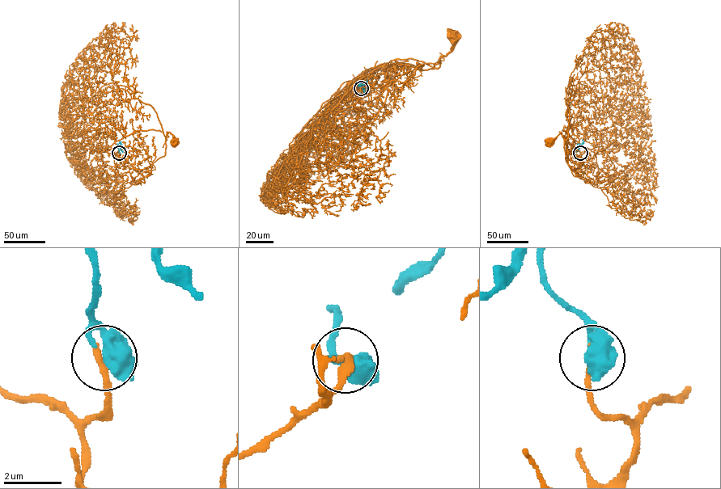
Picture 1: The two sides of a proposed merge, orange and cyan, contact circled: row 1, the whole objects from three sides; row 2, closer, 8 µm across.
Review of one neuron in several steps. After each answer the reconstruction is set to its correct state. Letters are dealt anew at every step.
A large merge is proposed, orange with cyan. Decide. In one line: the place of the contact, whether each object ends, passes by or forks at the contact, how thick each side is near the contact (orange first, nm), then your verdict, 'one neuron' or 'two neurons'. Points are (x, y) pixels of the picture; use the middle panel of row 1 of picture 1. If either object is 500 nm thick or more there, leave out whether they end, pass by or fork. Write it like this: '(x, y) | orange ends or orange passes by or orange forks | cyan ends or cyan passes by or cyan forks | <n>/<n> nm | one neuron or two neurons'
(361, 88) | 220/550 nm | one neuron

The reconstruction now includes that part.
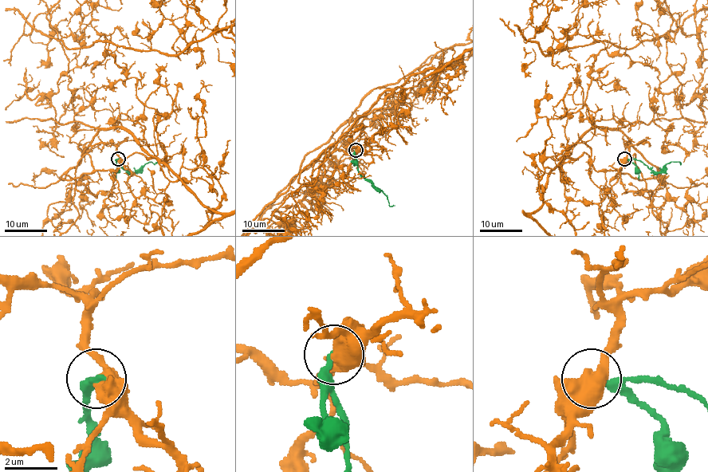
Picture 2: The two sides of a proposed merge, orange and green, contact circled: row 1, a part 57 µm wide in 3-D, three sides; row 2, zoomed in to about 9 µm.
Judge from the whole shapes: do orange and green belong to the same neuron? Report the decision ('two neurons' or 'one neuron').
two neurons

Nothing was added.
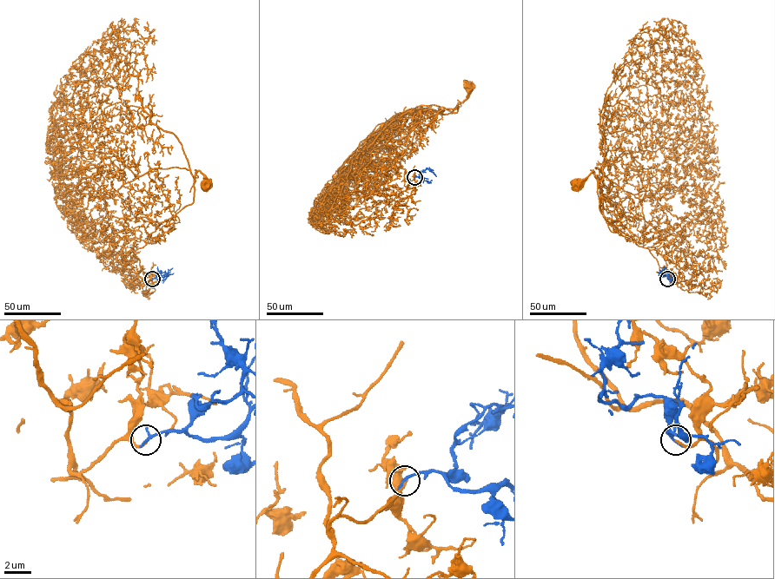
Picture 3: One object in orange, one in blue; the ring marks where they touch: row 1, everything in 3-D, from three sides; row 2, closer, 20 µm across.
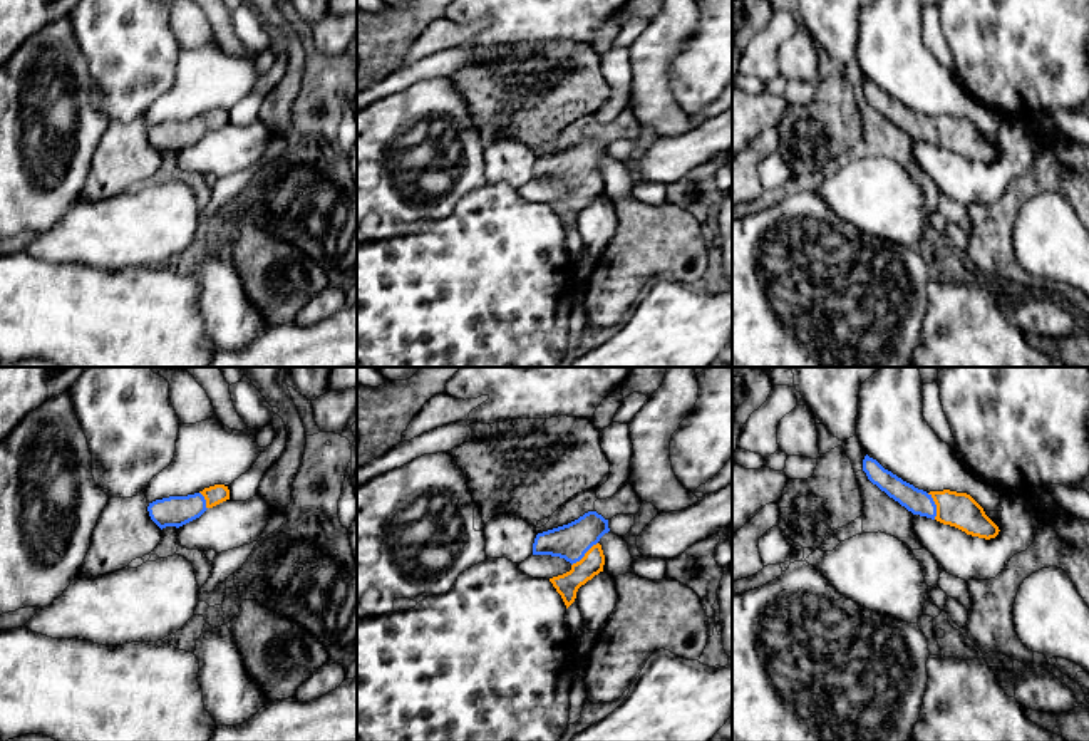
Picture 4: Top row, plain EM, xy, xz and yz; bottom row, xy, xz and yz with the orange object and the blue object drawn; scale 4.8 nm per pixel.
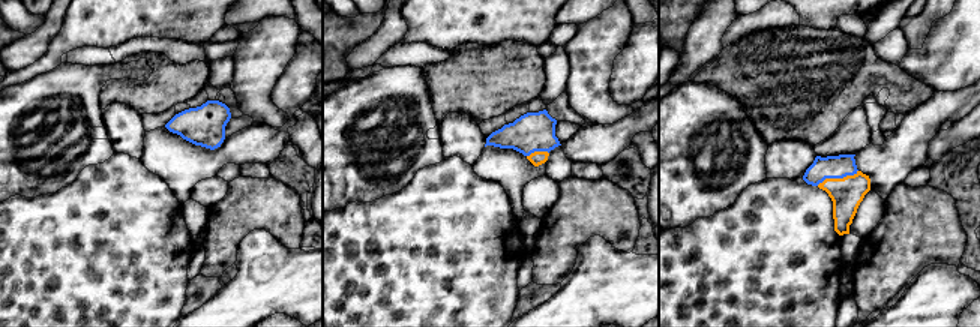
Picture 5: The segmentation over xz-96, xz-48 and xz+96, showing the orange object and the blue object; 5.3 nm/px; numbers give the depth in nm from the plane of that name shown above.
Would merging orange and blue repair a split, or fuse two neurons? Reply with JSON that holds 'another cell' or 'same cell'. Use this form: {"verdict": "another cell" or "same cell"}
{"verdict": "same cell"}

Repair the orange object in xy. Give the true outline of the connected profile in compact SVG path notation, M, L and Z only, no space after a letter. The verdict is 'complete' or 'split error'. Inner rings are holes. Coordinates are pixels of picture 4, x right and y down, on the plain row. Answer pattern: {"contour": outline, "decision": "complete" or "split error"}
{"contour": "M214 109L194 119L156 124L149 127L147 136L161 154L166 151L179 153L226 124L230 124L228 111Z", "decision": "split error"}

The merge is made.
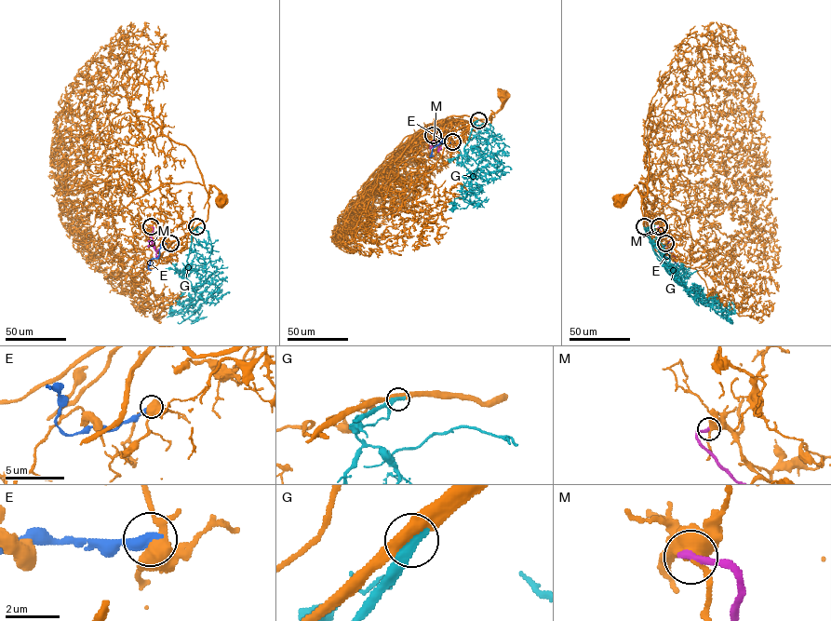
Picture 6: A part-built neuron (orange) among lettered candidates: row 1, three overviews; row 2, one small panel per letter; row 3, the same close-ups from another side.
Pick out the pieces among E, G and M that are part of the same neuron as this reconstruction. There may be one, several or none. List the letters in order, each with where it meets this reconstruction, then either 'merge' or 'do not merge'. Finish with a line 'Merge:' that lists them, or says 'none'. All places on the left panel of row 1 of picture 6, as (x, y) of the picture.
E: (170, 243) | do not merge
G: (196, 226) | merge
M: (151, 226) | do not merge
Merge: G

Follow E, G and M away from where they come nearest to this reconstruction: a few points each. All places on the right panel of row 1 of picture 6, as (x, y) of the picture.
E: (665, 243), (668, 243), (663, 246), (664, 255), (677, 263), (679, 270)
G: (643, 226), (652, 249), (681, 278), (693, 299), (717, 313), (719, 311), (728, 316), (734, 312), (731, 302)
M: (659, 226), (665, 236), (668, 249), (675, 255), (670, 255)

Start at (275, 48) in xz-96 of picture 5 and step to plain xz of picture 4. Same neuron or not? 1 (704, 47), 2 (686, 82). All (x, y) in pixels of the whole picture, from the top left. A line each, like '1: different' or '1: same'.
1: different
2: different

